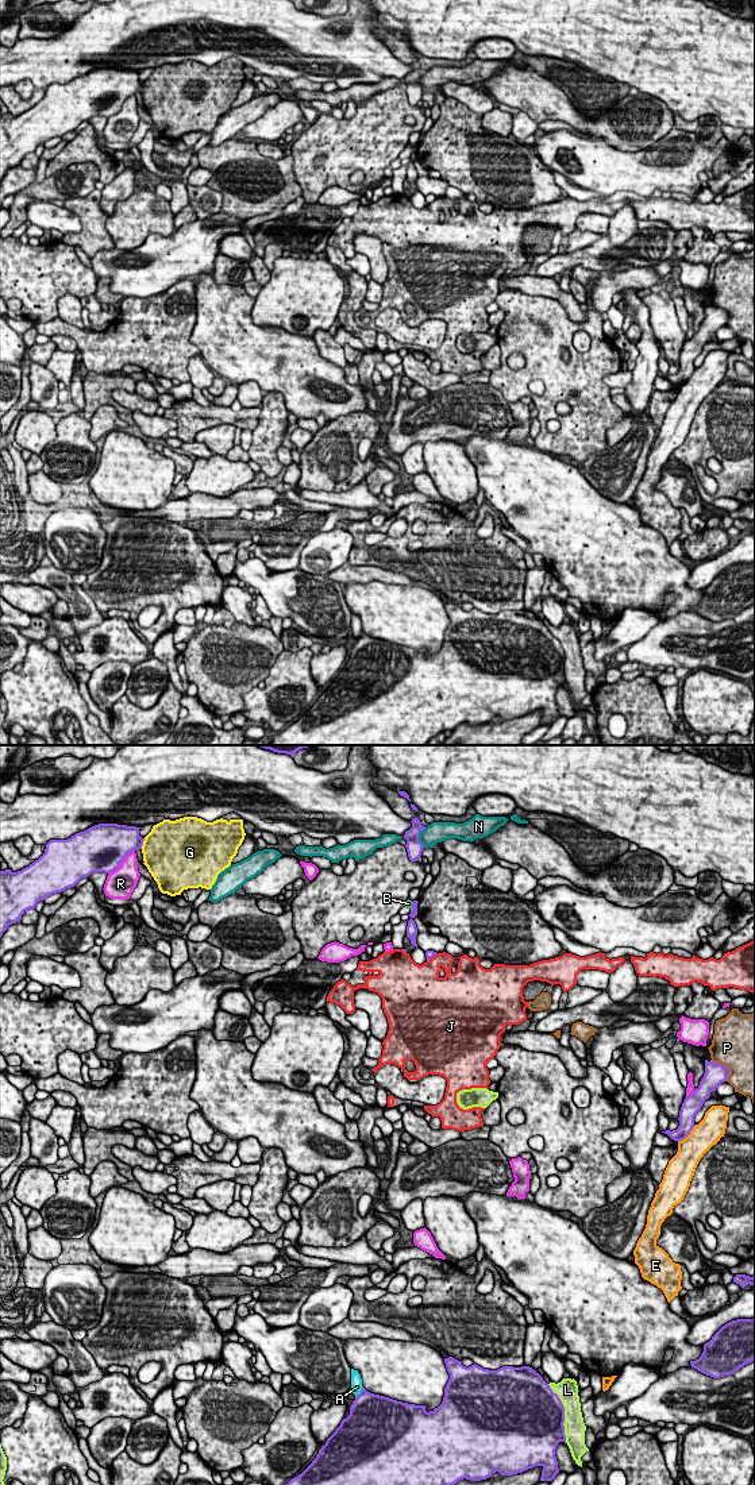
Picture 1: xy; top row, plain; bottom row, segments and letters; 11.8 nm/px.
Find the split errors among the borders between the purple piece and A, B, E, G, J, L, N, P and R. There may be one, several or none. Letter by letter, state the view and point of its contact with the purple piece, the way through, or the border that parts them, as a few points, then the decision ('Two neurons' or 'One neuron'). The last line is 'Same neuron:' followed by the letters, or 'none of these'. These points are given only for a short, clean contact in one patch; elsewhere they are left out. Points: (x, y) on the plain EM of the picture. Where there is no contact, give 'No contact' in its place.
A: Touches purple at xy (361, 636). Two neurons
B: Touches purple at xy (412, 150). Boundary: xy (412, 146), (411, 154). Two neurons
E: Touches purple at xy (688, 378). Two neurons
G: Touches purple at xy (142, 88). Two neurons
J: Touches purple at xy (431, 201). Two neurons
L: Touches purple at xy (563, 658). Two neurons
N: Touches purple at xy (418, 80). Two neurons
P: Touches purple at xy (725, 311). Two neurons
R: Touches purple at xy (120, 107). Two neurons
Same neuron: none of these

